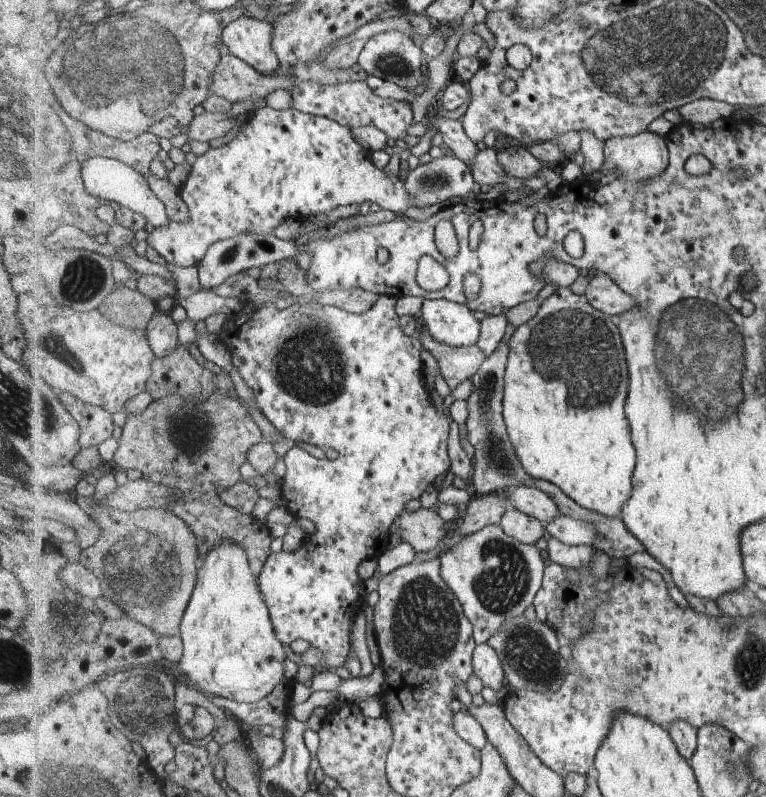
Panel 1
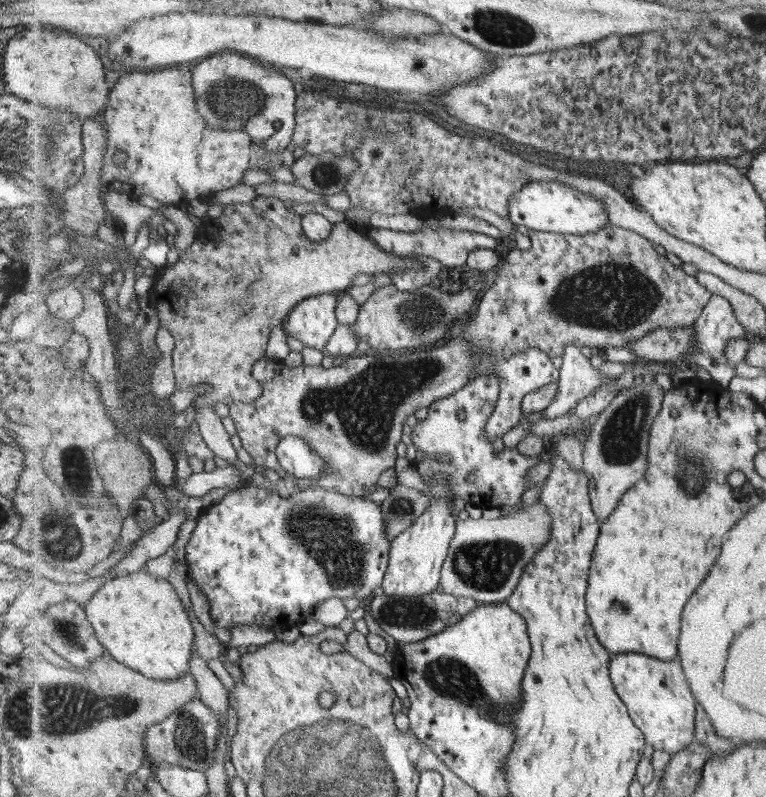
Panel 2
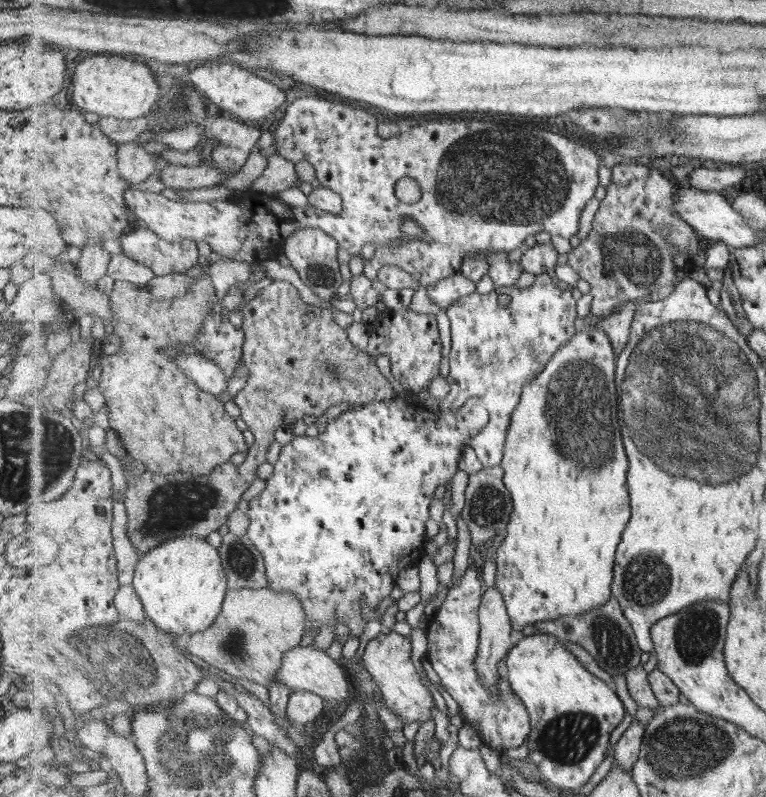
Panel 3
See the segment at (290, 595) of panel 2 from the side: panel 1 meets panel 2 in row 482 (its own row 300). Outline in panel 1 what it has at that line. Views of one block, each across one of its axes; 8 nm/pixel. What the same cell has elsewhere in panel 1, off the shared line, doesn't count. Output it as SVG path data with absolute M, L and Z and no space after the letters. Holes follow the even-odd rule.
M380 295L378 301L369 308L367 312L357 314L346 312L333 305L321 305L313 300L305 301L302 299L289 302L288 306L279 310L274 302L263 302L245 304L245 308L235 316L229 318L229 322L223 327L219 340L227 347L234 366L236 366L242 380L252 390L256 407L269 420L274 428L283 437L321 448L327 446L338 453L334 460L317 459L308 454L303 449L292 446L282 456L285 462L285 476L281 479L281 494L287 502L287 510L295 518L308 518L315 524L315 532L309 536L309 540L301 545L294 552L279 551L271 553L265 566L258 578L263 596L270 608L271 620L274 624L276 635L283 644L293 644L295 640L302 638L311 646L322 651L325 664L323 669L335 668L347 662L350 650L353 646L351 640L352 620L366 604L367 588L363 585L363 580L359 576L359 566L367 558L379 558L387 546L391 544L389 540L389 530L395 525L398 516L406 509L407 504L415 502L415 498L421 498L427 488L435 484L435 480L443 474L451 471L452 462L449 457L449 426L451 417L445 416L436 407L433 408L432 398L429 398L428 386L425 386L423 375L423 360L421 360L421 339L418 336L410 337L402 329L400 316L395 312L397 298L389 295Z

